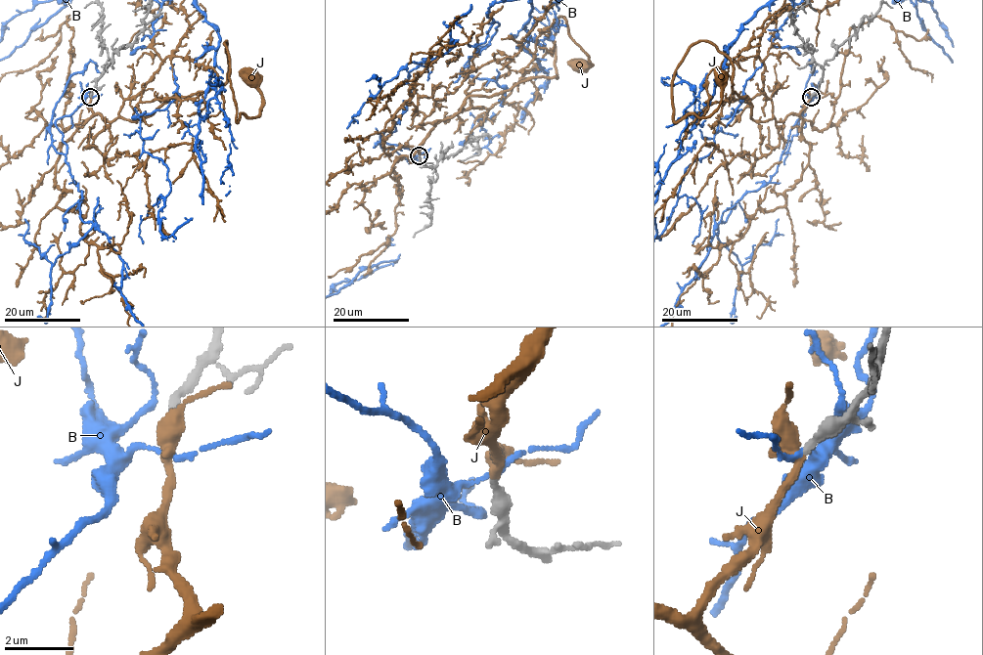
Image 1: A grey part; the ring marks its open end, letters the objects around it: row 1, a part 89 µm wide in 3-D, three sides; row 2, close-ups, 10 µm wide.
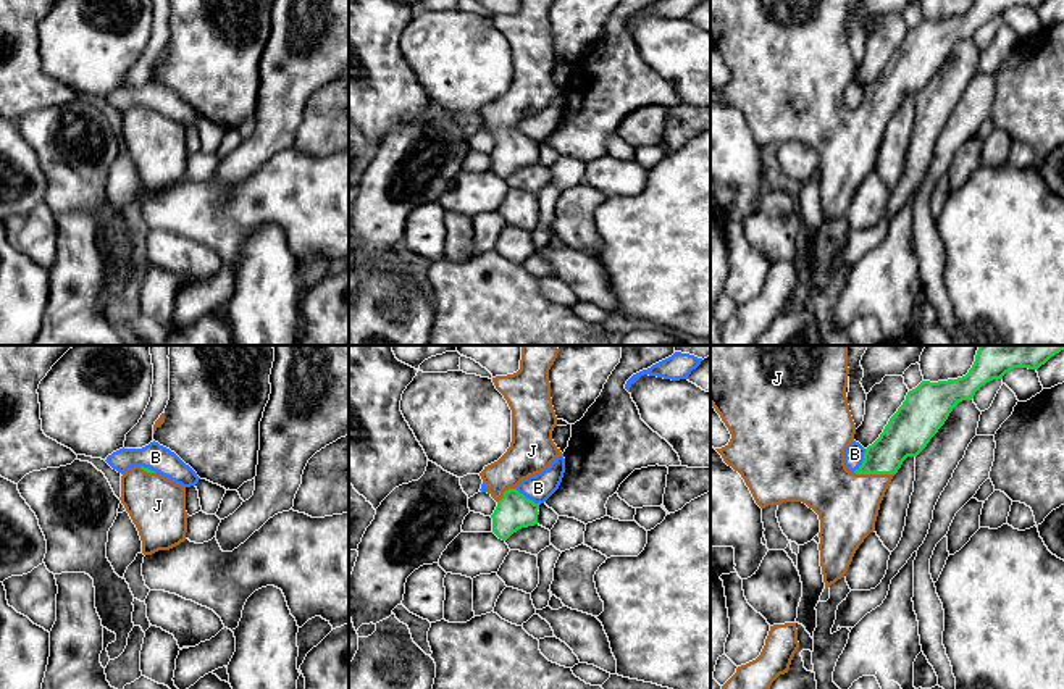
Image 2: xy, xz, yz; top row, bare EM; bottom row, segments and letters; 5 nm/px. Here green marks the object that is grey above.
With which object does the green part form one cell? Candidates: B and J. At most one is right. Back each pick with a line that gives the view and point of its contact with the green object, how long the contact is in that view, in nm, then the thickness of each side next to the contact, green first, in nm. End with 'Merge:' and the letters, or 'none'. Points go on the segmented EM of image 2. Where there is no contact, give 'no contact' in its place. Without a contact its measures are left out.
J: contact yz (874, 473); length 200 nm; calibres 220 and 320 nm
Merge: J

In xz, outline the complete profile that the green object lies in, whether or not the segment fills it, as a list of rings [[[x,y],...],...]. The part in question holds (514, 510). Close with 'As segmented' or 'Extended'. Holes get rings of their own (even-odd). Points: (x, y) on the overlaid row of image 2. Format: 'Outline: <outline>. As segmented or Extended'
Outline: [[[520,345],[520,370],[496,376],[492,382],[512,410],[512,442],[507,452],[480,473],[488,494],[497,502],[492,532],[507,541],[522,528],[538,524],[539,503],[515,487],[534,476],[562,455],[552,441],[557,416],[551,399],[549,370],[557,345]]]. Extended

